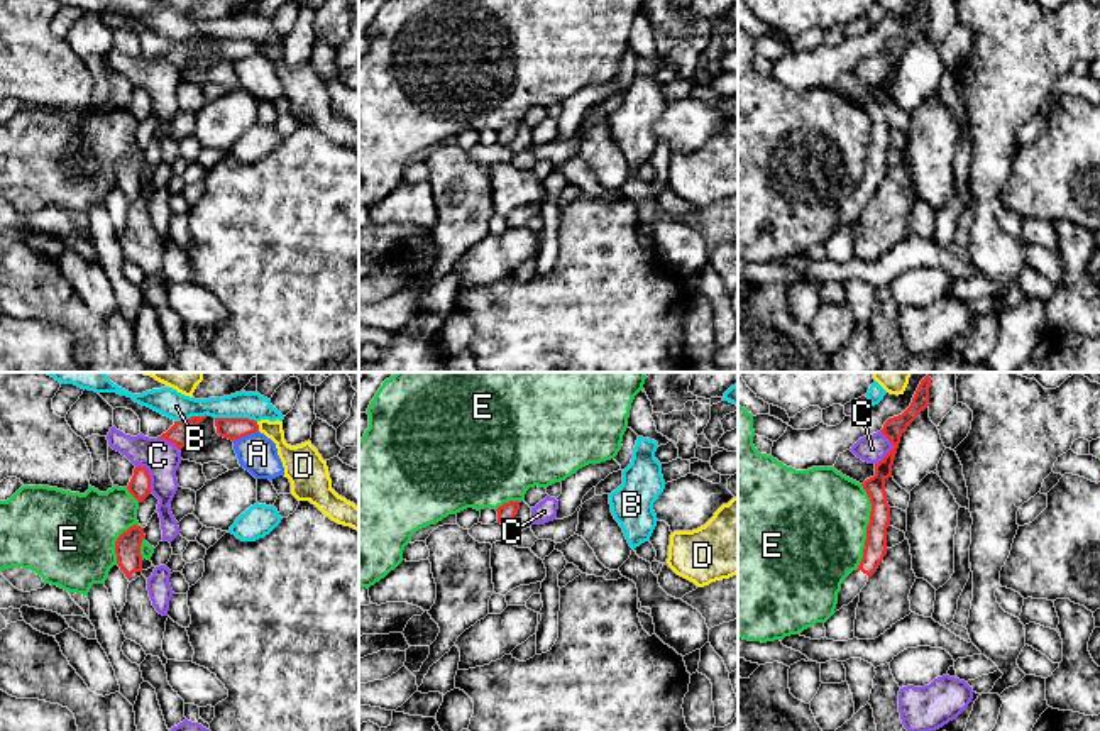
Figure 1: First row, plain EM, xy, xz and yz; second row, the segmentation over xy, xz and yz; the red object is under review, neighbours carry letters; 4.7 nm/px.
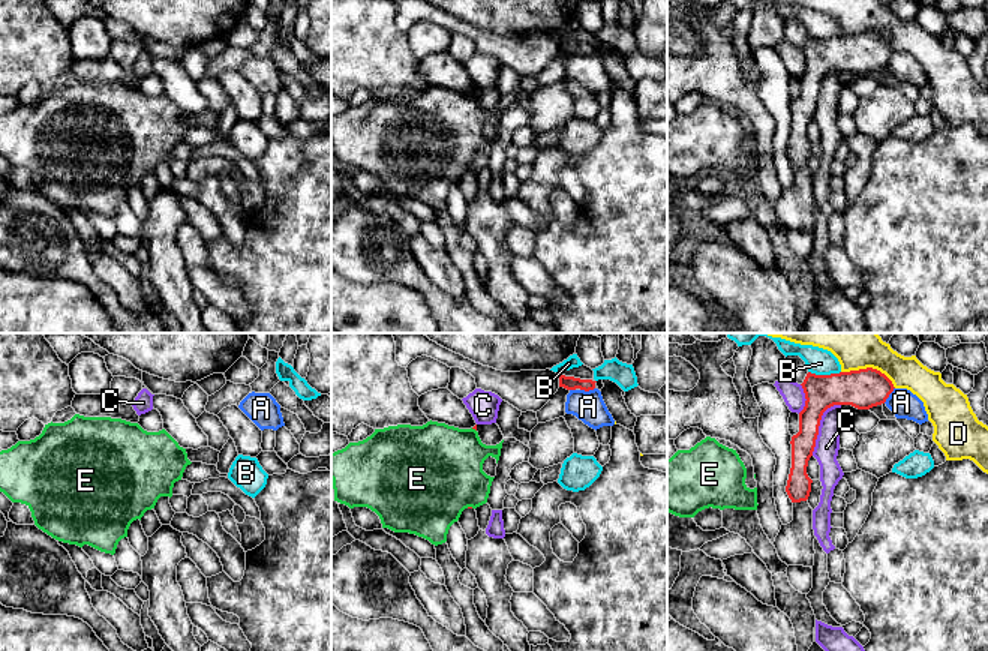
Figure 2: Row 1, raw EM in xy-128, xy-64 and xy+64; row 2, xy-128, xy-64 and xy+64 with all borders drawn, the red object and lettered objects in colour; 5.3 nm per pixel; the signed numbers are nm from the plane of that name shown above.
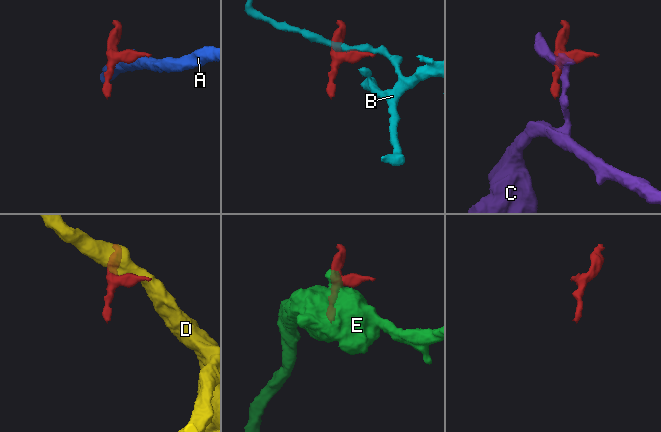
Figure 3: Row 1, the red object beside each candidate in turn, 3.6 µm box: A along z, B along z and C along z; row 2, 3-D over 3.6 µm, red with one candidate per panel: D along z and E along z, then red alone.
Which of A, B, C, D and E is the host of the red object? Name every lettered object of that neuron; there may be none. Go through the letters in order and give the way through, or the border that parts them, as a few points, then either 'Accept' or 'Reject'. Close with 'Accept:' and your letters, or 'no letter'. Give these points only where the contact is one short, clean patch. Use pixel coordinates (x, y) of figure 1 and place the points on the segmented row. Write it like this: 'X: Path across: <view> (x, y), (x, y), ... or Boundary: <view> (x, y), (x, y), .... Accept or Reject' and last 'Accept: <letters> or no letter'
A: Boundary: xy (258, 430), (234, 442). Reject
B: Reject
C: Boundary: yz (880, 430), (892, 447), (875, 464). Reject
D: Reject
E: Boundary: yz (862, 484), (870, 503), (870, 522), (863, 557), (855, 569). Reject
Accept: no letter

